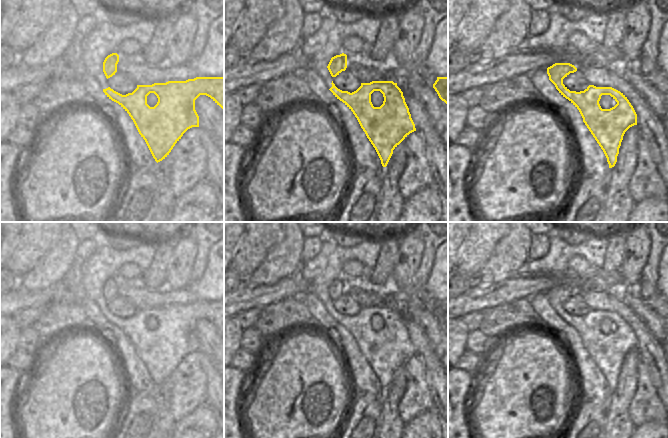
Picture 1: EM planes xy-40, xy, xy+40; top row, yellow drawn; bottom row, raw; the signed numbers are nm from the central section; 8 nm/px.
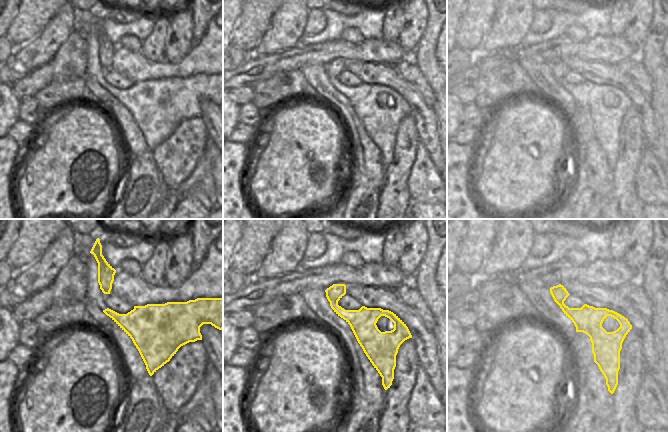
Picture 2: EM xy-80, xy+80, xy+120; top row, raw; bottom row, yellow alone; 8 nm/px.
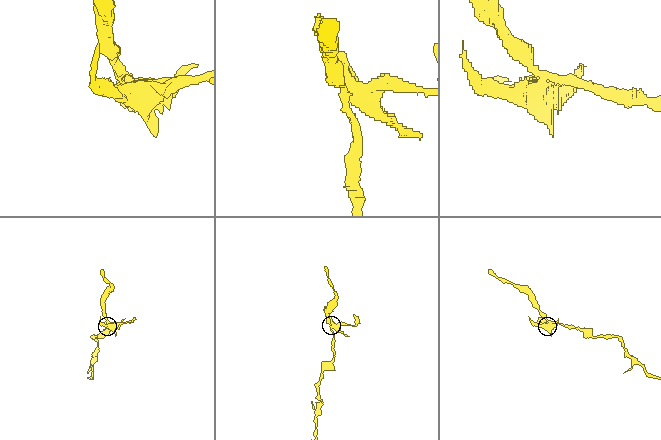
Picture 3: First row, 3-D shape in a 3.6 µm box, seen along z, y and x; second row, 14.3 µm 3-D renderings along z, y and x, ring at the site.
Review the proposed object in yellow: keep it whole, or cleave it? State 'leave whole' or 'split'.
split

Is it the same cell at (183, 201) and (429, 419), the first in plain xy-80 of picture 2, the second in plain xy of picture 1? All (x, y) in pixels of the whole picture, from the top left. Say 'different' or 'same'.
same

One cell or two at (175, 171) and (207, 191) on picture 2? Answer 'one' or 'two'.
two

